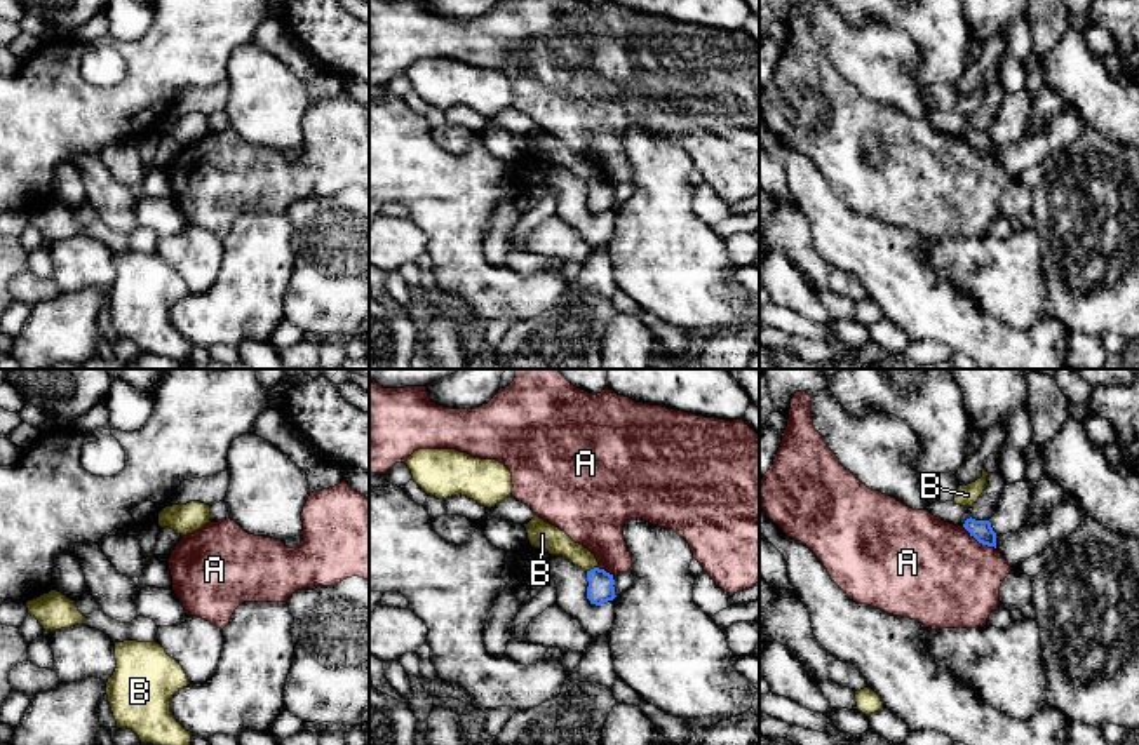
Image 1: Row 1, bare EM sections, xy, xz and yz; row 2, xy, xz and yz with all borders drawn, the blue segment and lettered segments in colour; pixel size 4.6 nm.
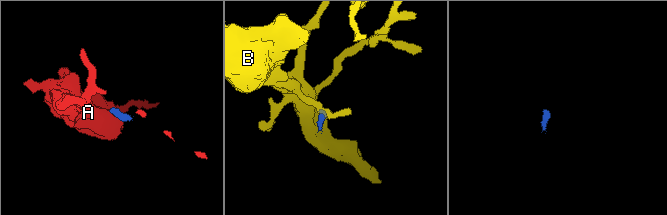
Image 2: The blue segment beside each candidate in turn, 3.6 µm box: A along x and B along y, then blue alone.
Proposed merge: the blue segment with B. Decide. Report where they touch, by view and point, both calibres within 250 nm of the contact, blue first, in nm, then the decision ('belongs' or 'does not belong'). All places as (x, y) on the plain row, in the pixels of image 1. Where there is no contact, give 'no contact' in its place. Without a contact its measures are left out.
meets blue in xz at (594, 178); 120 nm thick on the blue side, 120 nm on the other; does not belong

